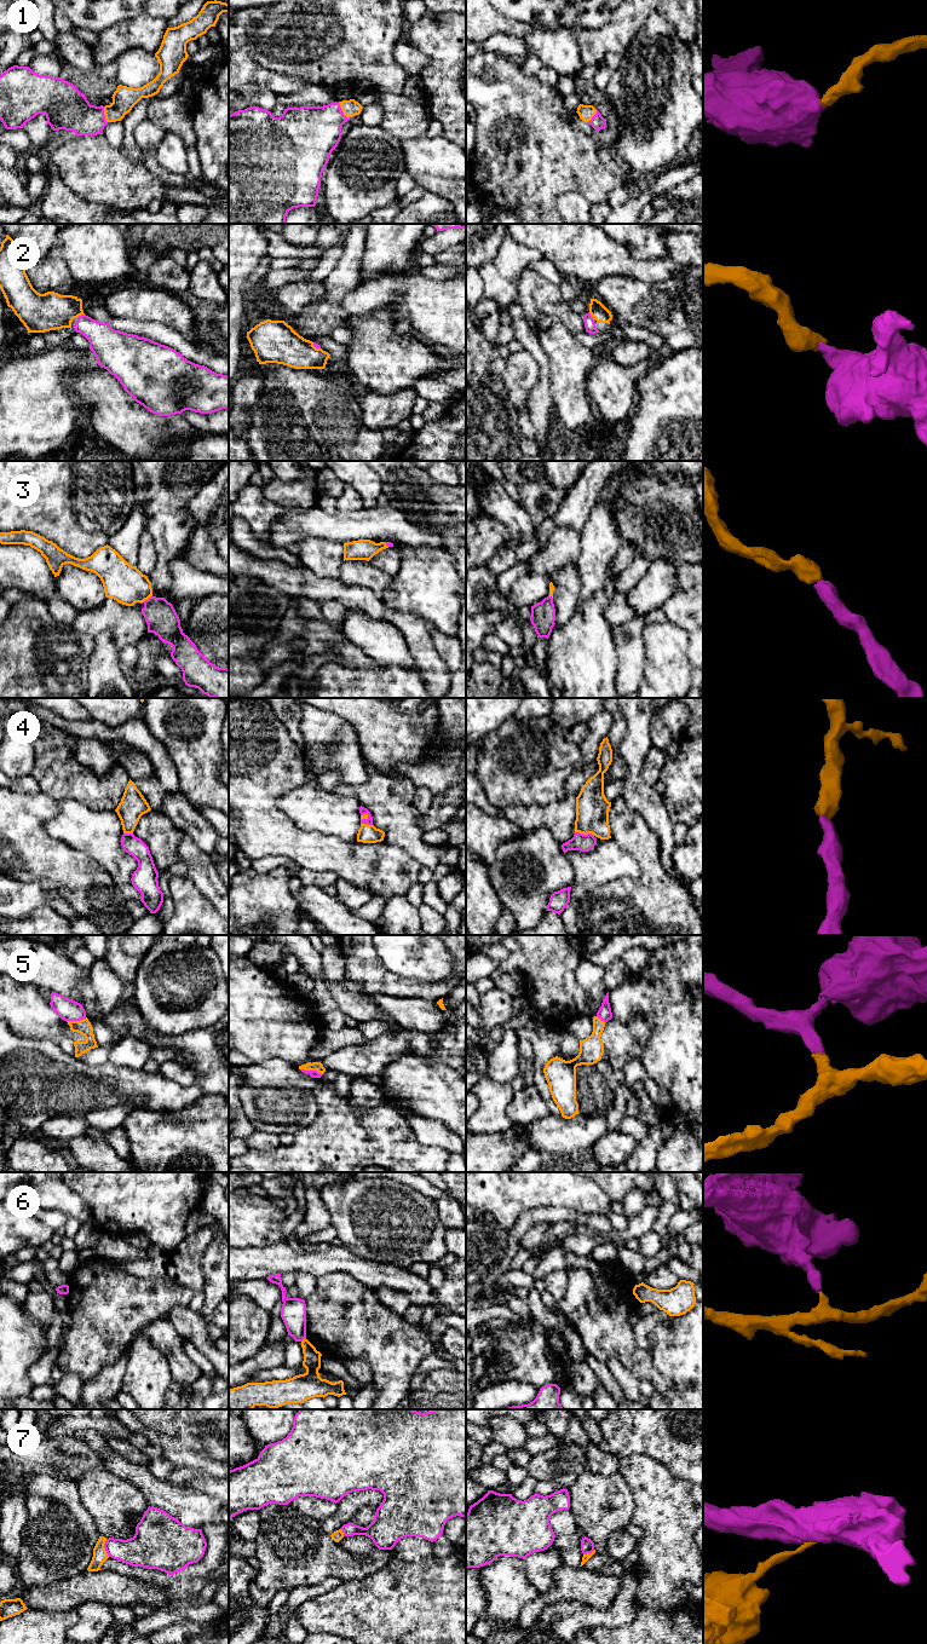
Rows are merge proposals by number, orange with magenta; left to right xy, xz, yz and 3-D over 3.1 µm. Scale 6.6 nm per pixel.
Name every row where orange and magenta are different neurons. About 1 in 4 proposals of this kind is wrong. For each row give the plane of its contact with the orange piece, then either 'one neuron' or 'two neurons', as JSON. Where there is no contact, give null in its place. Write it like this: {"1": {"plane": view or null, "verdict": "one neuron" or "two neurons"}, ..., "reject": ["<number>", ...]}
{"1": {"plane": "xz", "verdict": "one neuron"}, "2": {"plane": "xy", "verdict": "one neuron"}, "3": {"plane": "xy", "verdict": "one neuron"}, "4": {"plane": "yz", "verdict": "one neuron"}, "5": {"plane": "xz", "verdict": "one neuron"}, "6": {"plane": "xz", "verdict": "two neurons"}, "7": {"plane": "xy", "verdict": "two neurons"}, "reject": ["6", "7"]}

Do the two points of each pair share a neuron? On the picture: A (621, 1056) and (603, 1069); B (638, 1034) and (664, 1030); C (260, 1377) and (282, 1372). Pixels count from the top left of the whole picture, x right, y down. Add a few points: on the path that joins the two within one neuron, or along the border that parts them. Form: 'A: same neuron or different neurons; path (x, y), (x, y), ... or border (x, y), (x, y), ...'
A: different neurons; border (608, 1061), (614, 1068), (622, 1071)
B: different neurons; border (640, 1013), (650, 1022), (651, 1032), (639, 1056)
C: same neuron; path (265, 1376), (277, 1373)

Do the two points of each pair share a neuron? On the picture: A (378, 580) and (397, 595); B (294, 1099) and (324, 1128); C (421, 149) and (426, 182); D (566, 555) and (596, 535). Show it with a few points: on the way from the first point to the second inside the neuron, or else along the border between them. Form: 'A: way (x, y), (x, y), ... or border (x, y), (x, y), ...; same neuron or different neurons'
A: border (392, 577), (381, 598); different neurons
B: border (315, 1089), (318, 1114), (293, 1134); different neurons
C: border (413, 176), (453, 178); different neurons
D: border (581, 532), (581, 551), (574, 563); different neurons

